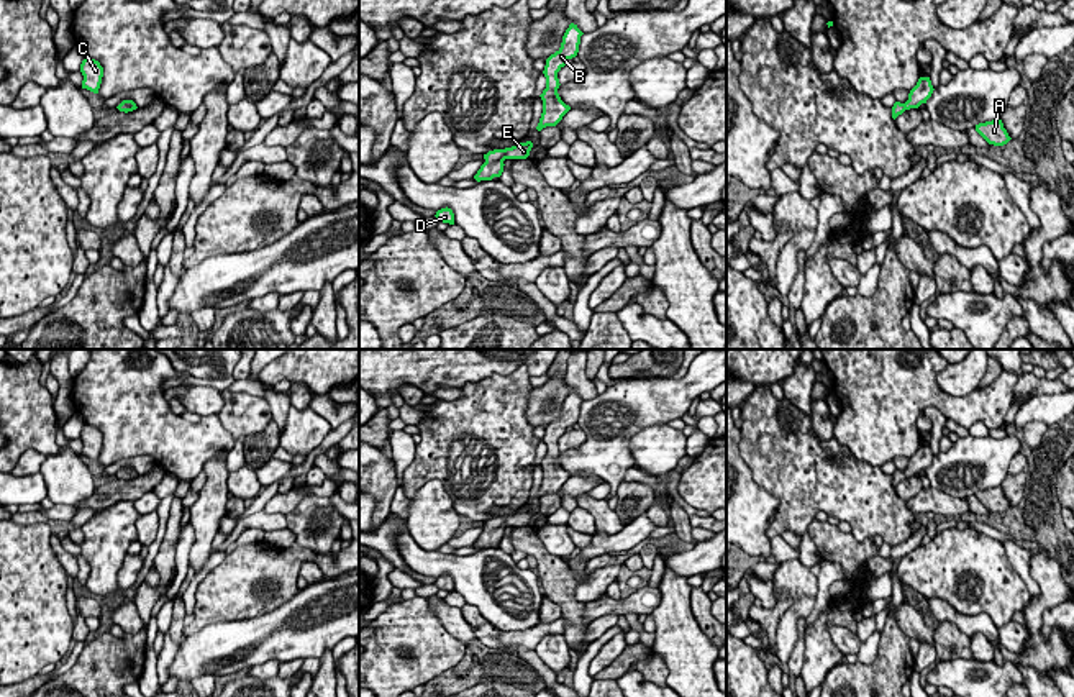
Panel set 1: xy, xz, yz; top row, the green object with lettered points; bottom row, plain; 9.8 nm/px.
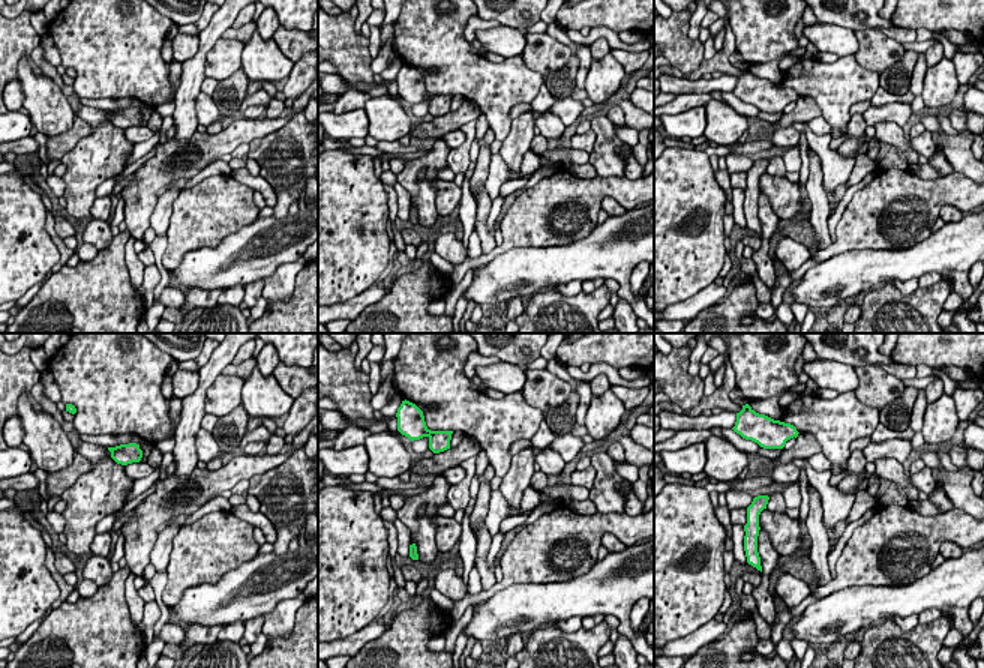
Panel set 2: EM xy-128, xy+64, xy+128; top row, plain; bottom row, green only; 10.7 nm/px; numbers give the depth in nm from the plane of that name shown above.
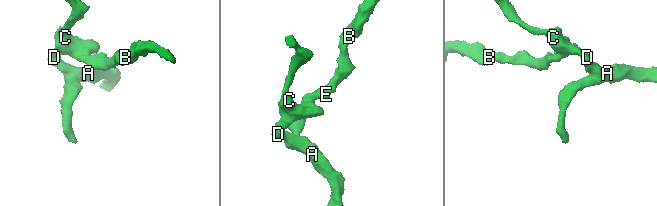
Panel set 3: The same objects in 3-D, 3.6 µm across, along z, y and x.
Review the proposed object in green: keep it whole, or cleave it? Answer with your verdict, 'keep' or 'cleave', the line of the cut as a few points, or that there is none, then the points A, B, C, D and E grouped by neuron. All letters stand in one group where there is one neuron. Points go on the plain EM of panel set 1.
keep | no cut | A B C D E

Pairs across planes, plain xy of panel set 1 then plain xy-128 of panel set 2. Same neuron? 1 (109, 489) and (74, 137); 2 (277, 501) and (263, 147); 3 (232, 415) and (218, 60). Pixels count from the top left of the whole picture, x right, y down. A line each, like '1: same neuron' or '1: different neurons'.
1: same neuron
2: different neurons
3: same neuron

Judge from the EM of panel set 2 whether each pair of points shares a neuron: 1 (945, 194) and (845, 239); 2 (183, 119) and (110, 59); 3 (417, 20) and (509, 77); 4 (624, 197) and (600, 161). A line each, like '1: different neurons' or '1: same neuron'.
1: same neuron
2: different neurons
3: same neuron
4: different neurons

